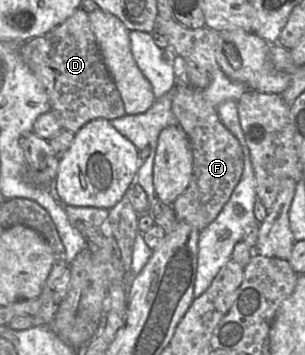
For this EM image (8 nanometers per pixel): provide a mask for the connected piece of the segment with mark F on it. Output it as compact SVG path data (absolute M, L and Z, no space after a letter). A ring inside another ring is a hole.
M185 79L179 80L174 88L172 111L190 141L193 154L189 185L172 206L178 220L202 231L216 219L239 183L244 167L243 151L238 139L220 120L217 109Z

